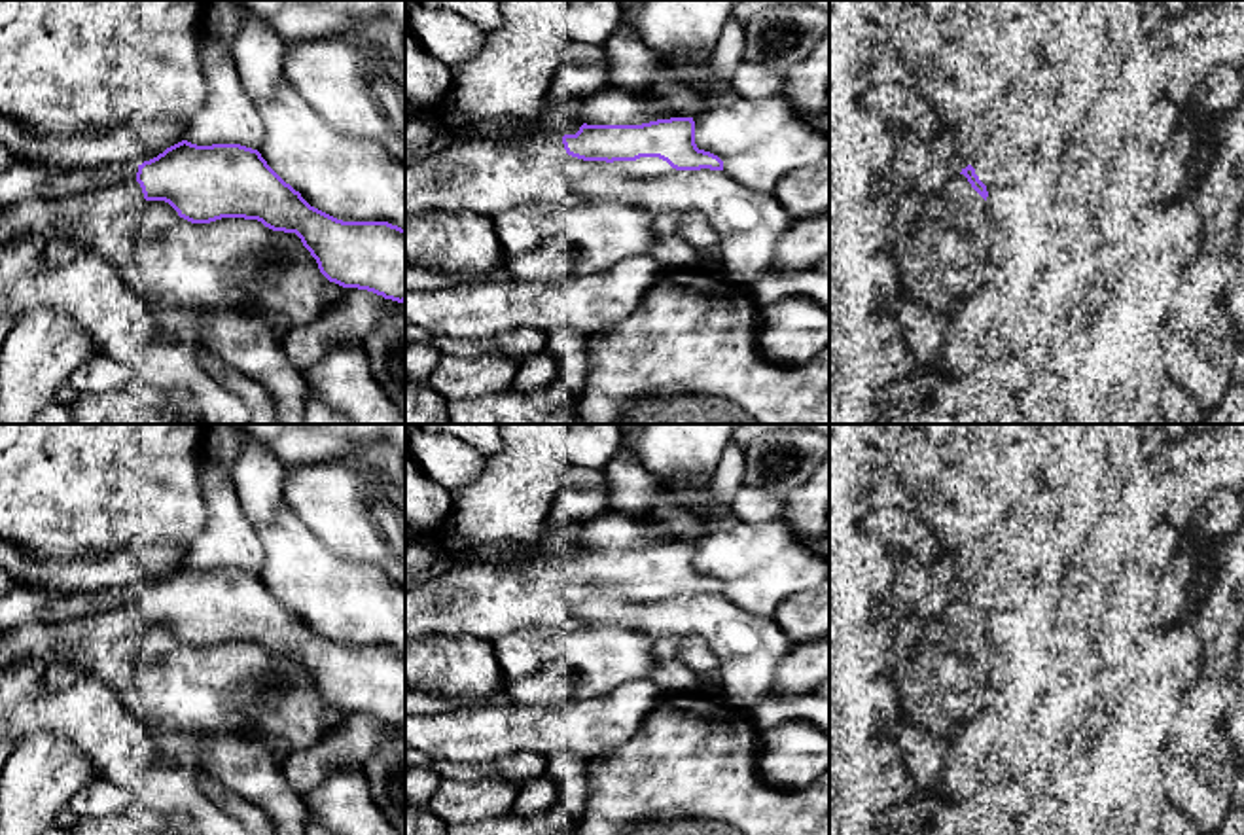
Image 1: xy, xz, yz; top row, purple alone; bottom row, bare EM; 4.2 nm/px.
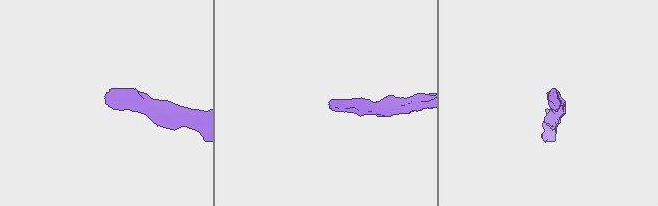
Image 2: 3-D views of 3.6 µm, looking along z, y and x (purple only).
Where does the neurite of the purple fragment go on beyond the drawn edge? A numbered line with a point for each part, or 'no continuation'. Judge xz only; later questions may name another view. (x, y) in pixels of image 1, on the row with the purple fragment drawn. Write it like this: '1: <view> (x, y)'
1: xz (478, 177)

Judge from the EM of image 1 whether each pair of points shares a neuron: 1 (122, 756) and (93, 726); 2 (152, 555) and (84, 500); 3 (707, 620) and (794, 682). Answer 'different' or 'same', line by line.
1: same
2: different
3: different

